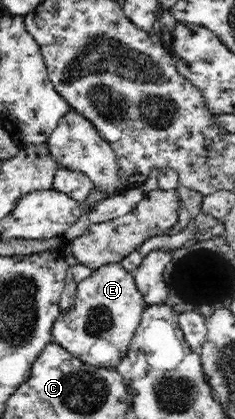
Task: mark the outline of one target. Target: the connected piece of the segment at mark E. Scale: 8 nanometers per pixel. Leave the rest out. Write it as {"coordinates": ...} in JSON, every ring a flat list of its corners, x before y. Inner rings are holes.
{"coordinates":[[120,263,102,265,78,283,74,304,55,320,53,341,89,365,116,368,127,355,146,307,132,272,128,272]]}

